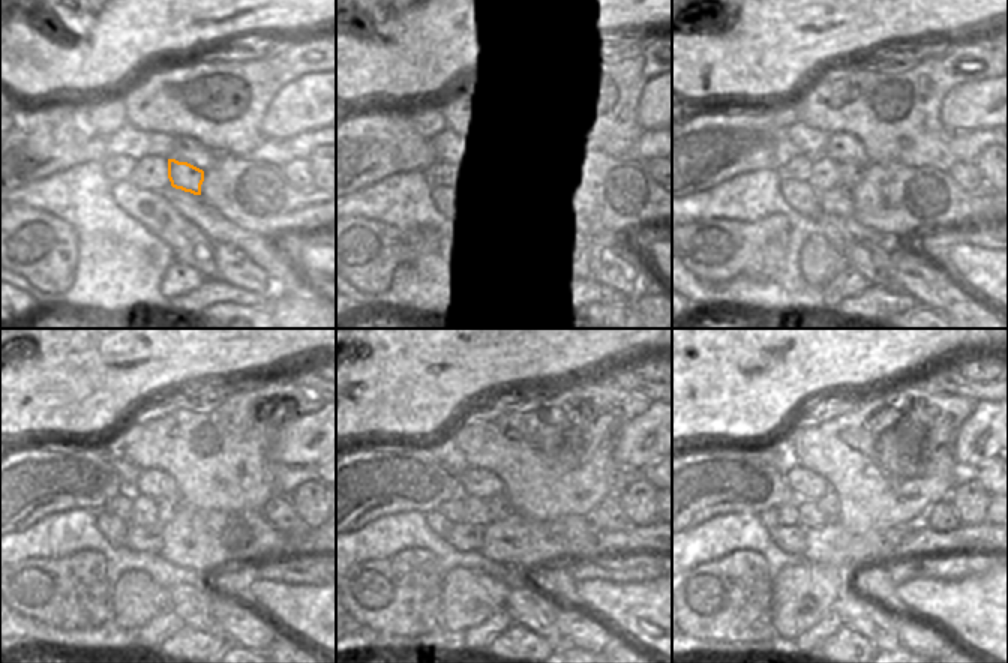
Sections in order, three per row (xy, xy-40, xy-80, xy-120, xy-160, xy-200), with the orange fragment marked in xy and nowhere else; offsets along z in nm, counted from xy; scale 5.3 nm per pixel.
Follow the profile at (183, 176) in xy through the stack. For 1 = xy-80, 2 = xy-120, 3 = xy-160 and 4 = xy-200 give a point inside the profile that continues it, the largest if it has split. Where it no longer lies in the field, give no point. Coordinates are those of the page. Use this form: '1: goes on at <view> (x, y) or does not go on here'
1: goes on at xy-80 (849, 174)
2: goes on at xy-120 (165, 507)
3: goes on at xy-160 (497, 504)
4: goes on at xy-200 (828, 503)

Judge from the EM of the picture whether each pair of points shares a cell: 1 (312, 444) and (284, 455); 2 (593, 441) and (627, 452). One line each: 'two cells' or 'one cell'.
1: one cell
2: two cells

